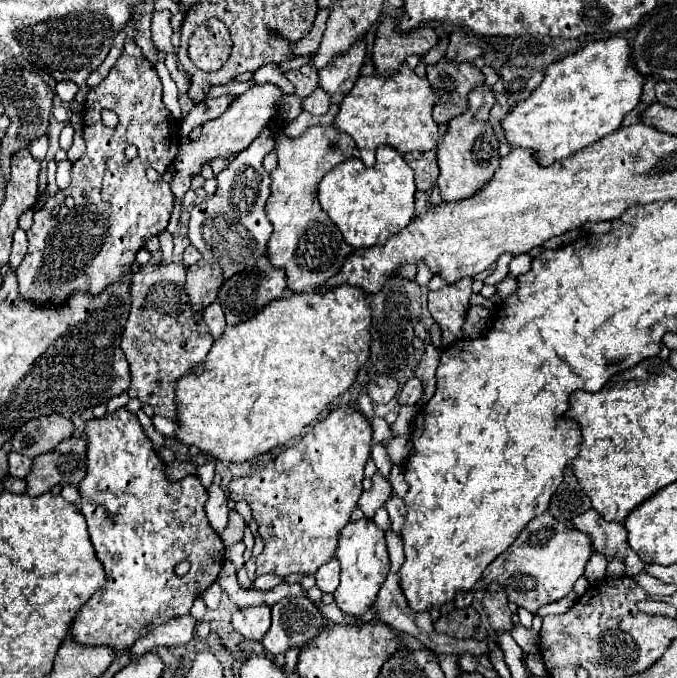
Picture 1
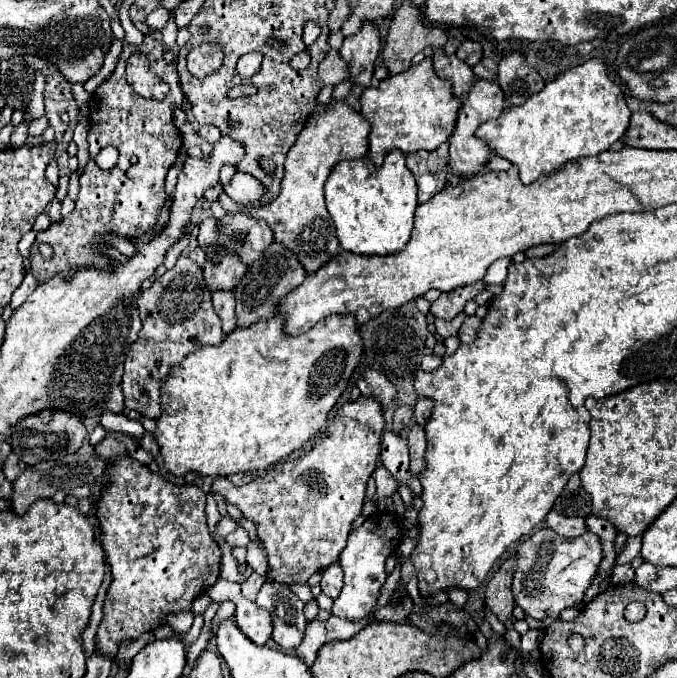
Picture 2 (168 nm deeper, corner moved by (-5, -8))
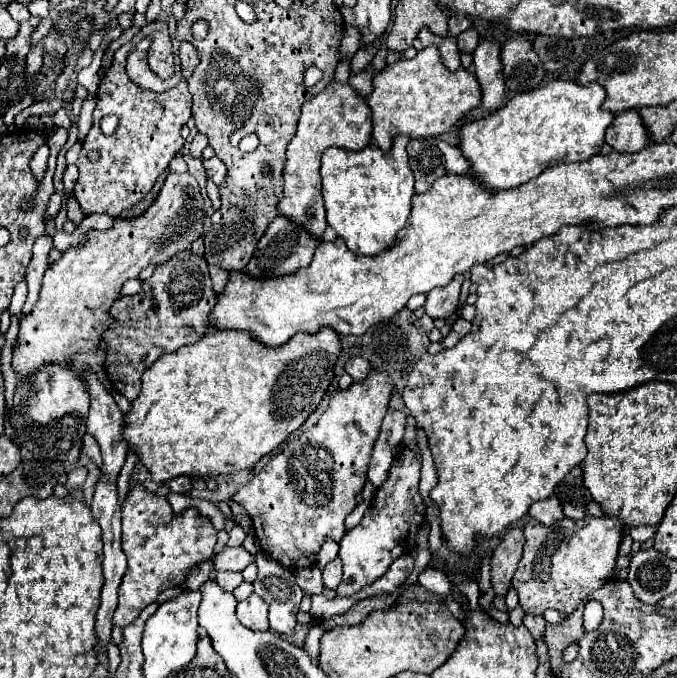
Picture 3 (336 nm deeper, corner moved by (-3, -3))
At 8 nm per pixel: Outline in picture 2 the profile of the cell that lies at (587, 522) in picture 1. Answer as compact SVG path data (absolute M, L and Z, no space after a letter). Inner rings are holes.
M552 510L546 516L546 524L548 528L552 528L556 534L562 534L566 538L576 538L582 536L584 532L588 532L586 520L584 518L568 518L568 516L560 516L556 510Z

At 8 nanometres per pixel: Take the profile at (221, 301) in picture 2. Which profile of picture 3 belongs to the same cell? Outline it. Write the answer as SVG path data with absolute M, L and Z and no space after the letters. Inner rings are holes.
M210 267L210 277L212 277L216 293L220 293L222 287L228 283L228 271L222 267Z

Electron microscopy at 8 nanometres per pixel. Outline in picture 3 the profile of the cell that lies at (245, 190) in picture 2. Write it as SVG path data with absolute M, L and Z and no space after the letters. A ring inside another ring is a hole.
M212 157L212 159L202 159L202 165L204 165L204 169L206 169L208 179L212 179L214 183L224 183L224 177L226 177L226 167L224 167L224 163L222 163L218 157Z

